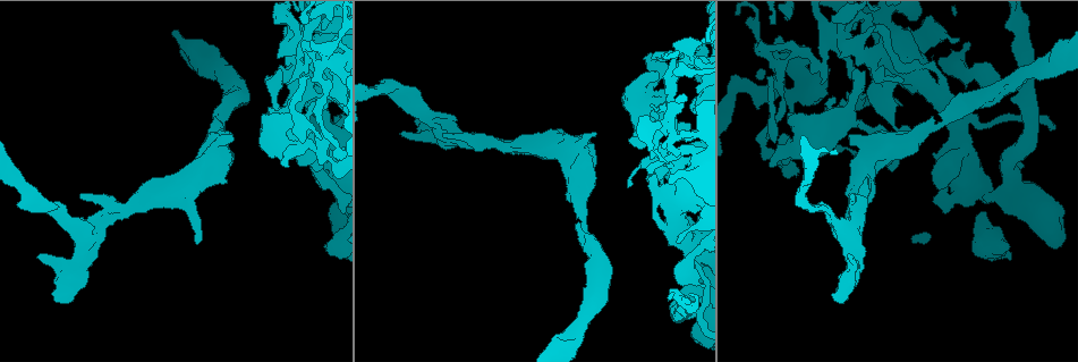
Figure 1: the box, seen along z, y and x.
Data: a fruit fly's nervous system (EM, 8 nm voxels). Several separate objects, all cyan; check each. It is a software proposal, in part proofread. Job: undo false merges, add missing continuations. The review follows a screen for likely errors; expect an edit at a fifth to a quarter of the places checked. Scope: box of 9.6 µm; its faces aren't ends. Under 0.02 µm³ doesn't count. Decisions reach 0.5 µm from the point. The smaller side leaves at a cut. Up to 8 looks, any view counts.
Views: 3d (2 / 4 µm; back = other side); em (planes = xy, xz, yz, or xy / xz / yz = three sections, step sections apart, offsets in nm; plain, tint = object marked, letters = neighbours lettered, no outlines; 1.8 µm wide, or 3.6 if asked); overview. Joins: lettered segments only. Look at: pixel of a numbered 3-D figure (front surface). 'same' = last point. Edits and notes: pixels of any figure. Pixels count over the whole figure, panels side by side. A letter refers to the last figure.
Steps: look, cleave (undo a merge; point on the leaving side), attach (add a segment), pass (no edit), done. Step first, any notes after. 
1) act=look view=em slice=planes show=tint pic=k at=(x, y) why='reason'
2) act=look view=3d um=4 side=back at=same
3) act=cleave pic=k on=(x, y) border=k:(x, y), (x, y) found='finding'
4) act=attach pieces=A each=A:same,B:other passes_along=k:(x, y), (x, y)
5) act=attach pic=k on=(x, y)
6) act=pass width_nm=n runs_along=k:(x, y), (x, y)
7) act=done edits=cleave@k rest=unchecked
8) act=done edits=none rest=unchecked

act=look view=3d um=4 pic=1 at=(324, 64) why='sudden change in width'

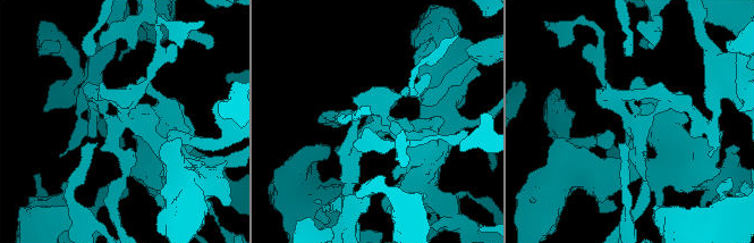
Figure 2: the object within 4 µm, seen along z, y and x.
act=look view=em slice=planes show=plain pic=2 at=(116, 121)

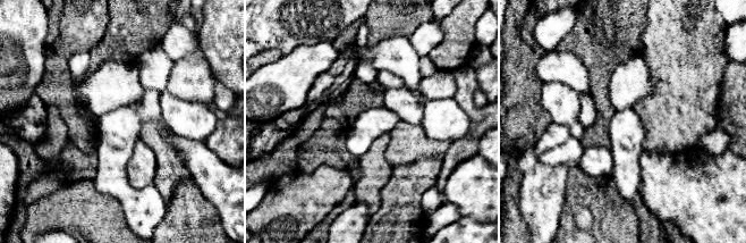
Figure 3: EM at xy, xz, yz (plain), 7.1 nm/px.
act=look view=em slice=planes show=letters at=same why='see the neighbours'

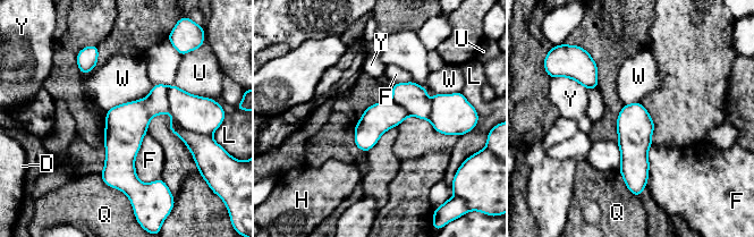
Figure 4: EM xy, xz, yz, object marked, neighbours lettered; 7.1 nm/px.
act=pass width_nm=220 each=D:other,F:other,H:other,L:other,Q:other,U:other,W:other,Y:other border=4:(153, 85), (145, 96), (107, 111) found='one neuron here'

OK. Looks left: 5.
act=look view=em um=3.6 slice=planes show=letters pic=1 at=(336, 28) why='sharp bend'

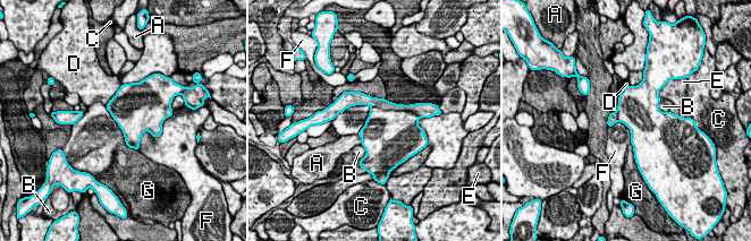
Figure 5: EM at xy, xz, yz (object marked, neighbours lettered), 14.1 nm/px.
act=cleave pic=5 on=(381, 103) width_nm=500 each=A:other,B:other,C:other,D:other,E:other,F:other,G:other border=5:(371, 106), (410, 110), (413, 113) found='two neurons meet here'

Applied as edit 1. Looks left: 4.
act=look view=overview why='redraw'

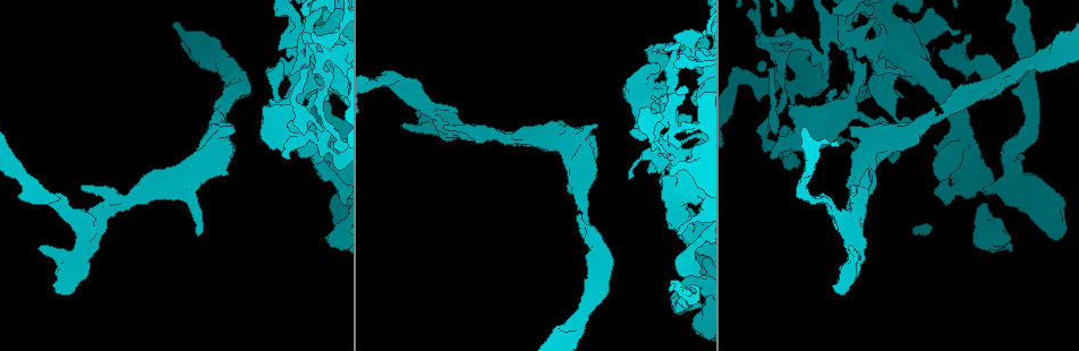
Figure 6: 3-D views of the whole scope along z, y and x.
act=look view=em slice=planes show=letters pic=6 at=(853, 208) why='branch stops here'

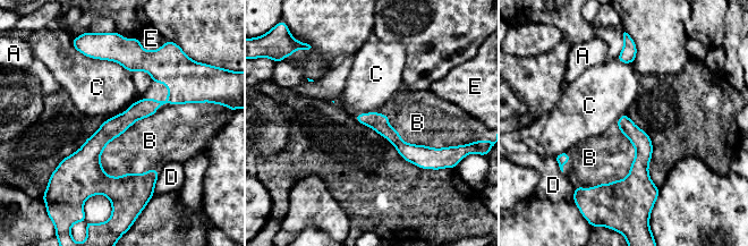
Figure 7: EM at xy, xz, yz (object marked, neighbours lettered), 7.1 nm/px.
act=attach pic=7 on=(150, 141) each=A:other,B:same,C:other,D:other,E:other passes_along=7:(91, 151), (120, 134), (150, 141) found='the neuron continues'

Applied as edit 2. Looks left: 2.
act=done edits=cleave@5,attach@7 rest=unchecked

